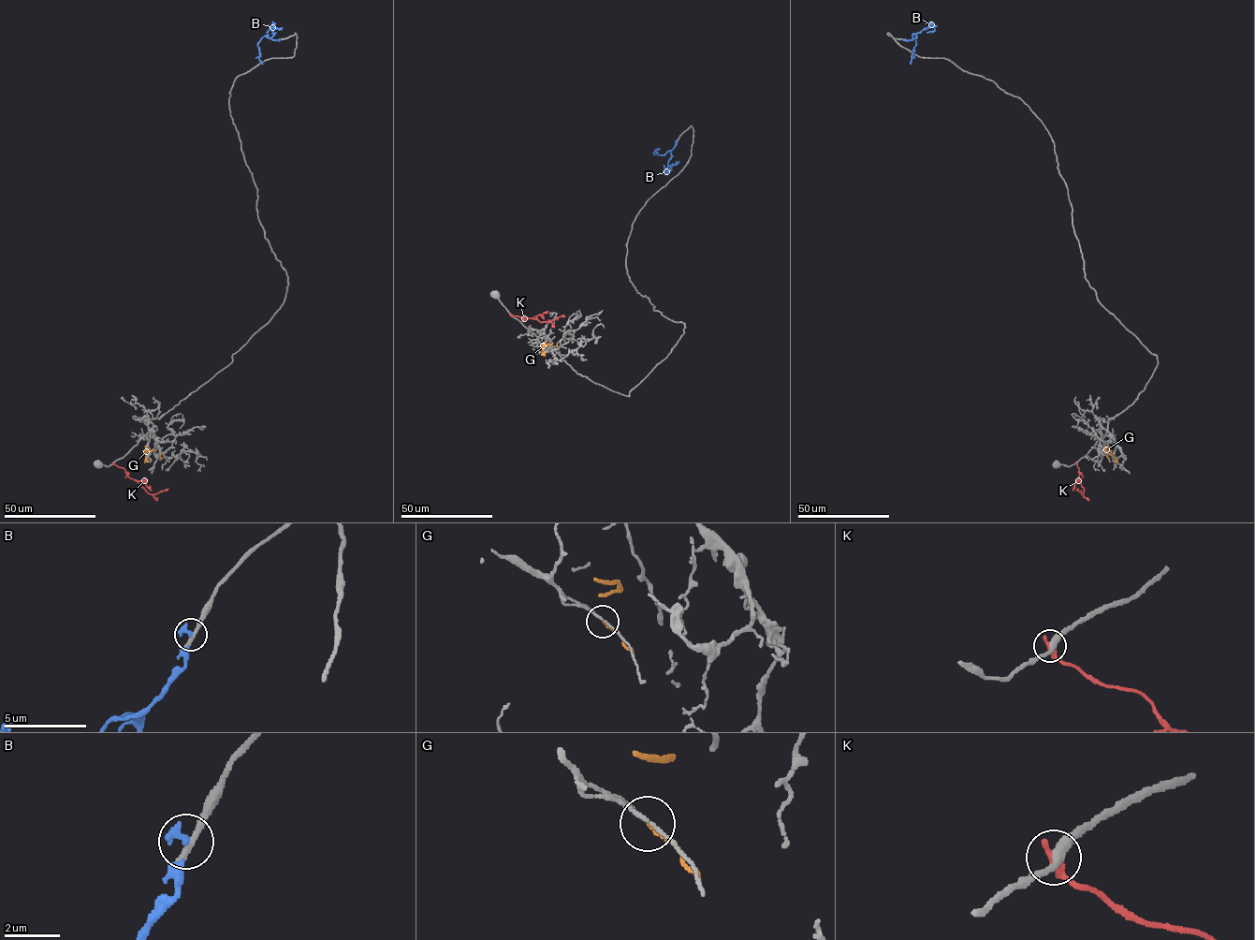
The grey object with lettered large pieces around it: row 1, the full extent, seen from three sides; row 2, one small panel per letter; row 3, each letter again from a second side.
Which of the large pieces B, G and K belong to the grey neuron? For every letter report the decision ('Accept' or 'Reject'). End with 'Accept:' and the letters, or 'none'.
B: Reject
G: Reject
K: Reject
Accept: none

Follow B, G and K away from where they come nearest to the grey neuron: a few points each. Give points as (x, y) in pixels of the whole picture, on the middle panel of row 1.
B: (677, 141), (663, 154), (654, 154), (660, 149)
G: (557, 344), (545, 345), (543, 353), (545, 351)
K: (510, 315), (540, 322), (564, 316)

